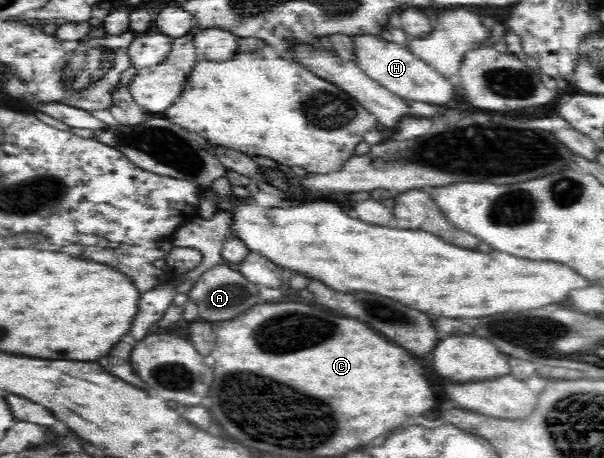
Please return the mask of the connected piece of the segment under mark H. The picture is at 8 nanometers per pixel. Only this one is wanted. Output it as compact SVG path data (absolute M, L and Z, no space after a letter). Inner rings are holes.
M353 35L355 59L353 61L371 78L385 89L399 95L404 100L443 105L453 101L455 86L433 66L419 59L407 47L384 41L379 35Z

